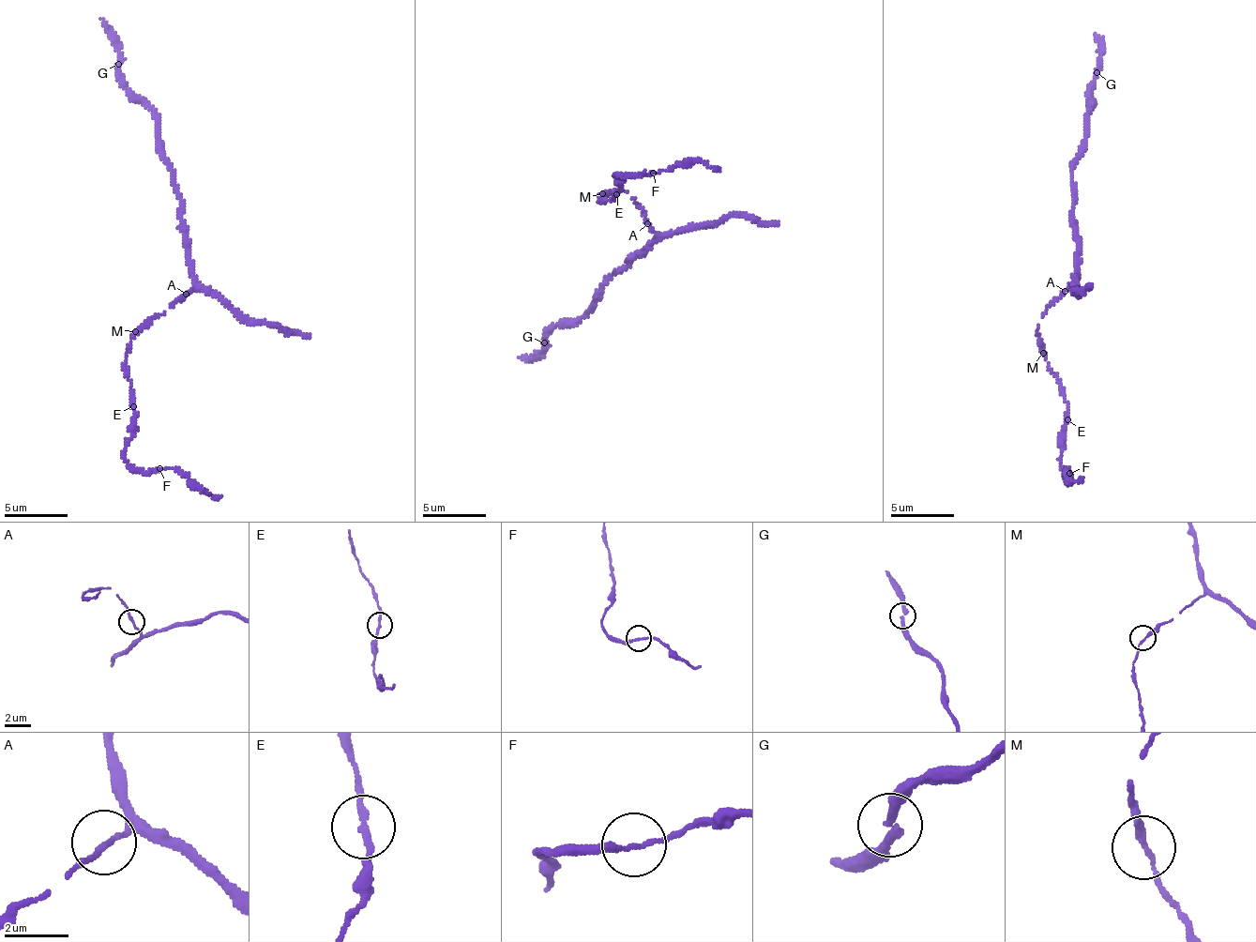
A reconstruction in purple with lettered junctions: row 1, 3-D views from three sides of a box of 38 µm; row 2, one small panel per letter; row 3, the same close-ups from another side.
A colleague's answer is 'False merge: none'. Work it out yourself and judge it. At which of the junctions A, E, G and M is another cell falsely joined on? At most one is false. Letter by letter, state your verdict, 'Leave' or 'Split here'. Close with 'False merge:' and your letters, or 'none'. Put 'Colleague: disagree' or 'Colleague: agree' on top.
Colleague: disagree
A: Leave
E: Split here
G: Leave
M: Leave
False merge: E

